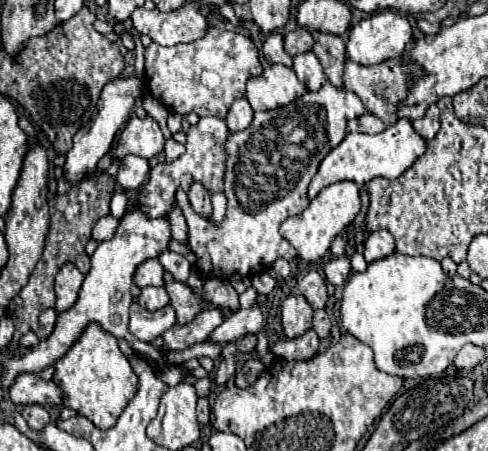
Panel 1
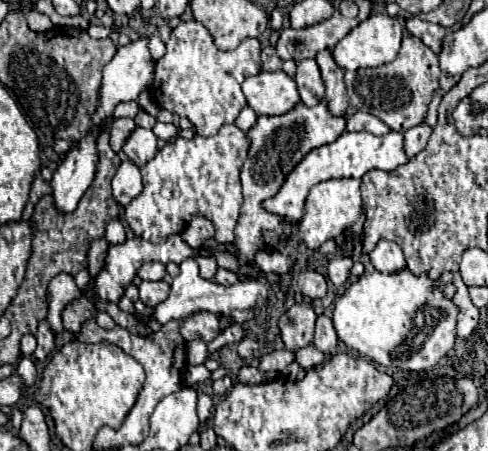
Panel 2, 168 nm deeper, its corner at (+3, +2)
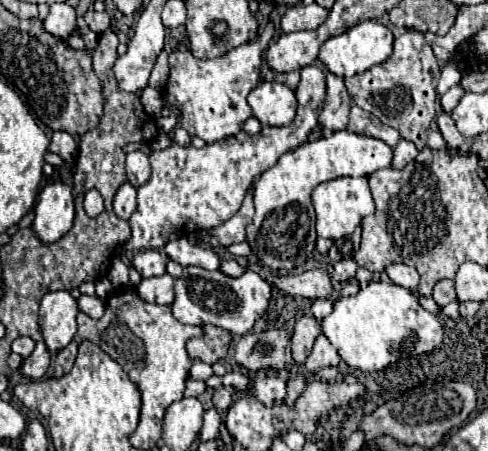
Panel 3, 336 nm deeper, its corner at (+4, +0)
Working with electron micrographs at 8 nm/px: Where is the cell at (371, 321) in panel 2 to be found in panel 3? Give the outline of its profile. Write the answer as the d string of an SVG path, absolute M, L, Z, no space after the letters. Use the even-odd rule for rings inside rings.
M371 281L357 295L337 299L333 311L321 319L321 333L337 349L341 361L359 371L381 371L401 357L429 353L443 341L439 319L425 311L409 289L387 281Z

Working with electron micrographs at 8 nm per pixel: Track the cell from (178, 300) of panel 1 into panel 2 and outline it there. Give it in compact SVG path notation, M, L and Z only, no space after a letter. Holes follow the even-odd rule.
M192 313L188 319L182 321L180 333L182 333L182 337L186 341L192 341L192 339L212 341L220 333L218 315L212 315L212 313Z

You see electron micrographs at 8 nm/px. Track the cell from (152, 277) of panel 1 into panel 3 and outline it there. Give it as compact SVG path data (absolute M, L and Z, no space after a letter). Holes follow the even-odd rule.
M151 249L151 251L139 251L133 259L133 267L137 269L137 273L141 277L155 277L155 275L163 275L165 273L165 257Z

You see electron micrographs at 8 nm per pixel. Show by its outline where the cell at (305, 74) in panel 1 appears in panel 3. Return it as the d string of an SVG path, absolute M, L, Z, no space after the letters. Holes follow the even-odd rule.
M307 65L301 69L301 81L299 81L299 87L297 87L297 101L299 101L299 107L297 107L297 115L295 115L295 121L289 125L289 127L271 127L271 125L265 125L261 129L261 133L257 135L249 135L245 131L233 135L233 137L227 137L227 139L221 139L217 143L211 143L203 149L195 149L193 145L189 147L179 147L177 143L173 143L171 147L163 149L163 151L153 151L151 153L151 179L147 185L139 187L137 189L137 211L131 215L129 219L129 227L131 227L131 239L127 239L121 247L125 251L139 251L139 249L159 249L163 247L167 241L173 241L173 239L179 239L179 237L187 237L189 233L193 233L195 229L211 229L211 227L217 227L221 223L225 223L227 219L231 219L241 203L243 203L243 197L247 193L247 189L253 185L253 181L263 173L267 171L269 167L273 167L273 163L287 151L291 151L293 147L305 143L309 139L309 135L319 127L317 123L317 117L321 113L321 107L325 103L325 73L321 67L317 65Z

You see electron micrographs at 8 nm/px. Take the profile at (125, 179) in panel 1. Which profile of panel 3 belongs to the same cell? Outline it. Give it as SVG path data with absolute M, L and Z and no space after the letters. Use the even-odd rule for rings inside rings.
M123 183L113 199L113 211L121 219L129 219L137 209L137 189L131 183Z

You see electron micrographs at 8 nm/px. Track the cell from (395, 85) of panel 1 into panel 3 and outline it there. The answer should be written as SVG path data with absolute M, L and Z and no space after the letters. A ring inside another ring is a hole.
M407 31L395 39L393 53L385 63L373 65L365 73L345 79L345 85L351 99L361 109L373 113L385 125L397 129L401 139L415 143L415 147L421 151L427 145L427 131L439 109L439 97L435 91L439 77L441 71L437 57L433 55L433 49L425 41L423 33Z

